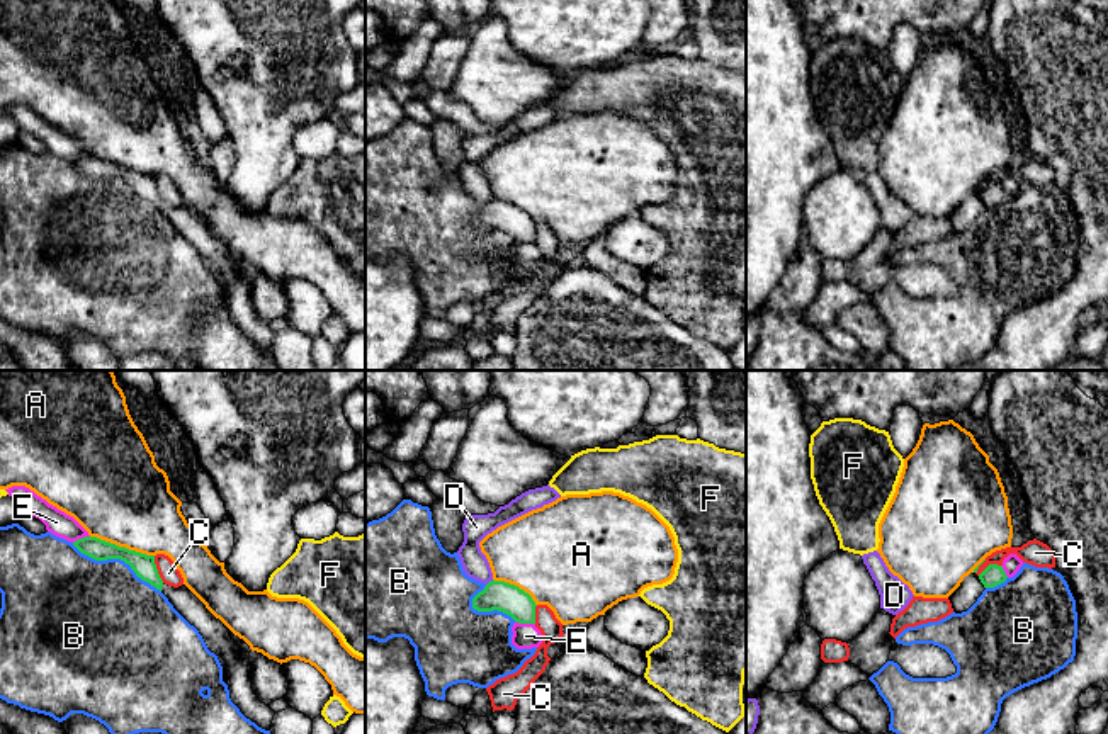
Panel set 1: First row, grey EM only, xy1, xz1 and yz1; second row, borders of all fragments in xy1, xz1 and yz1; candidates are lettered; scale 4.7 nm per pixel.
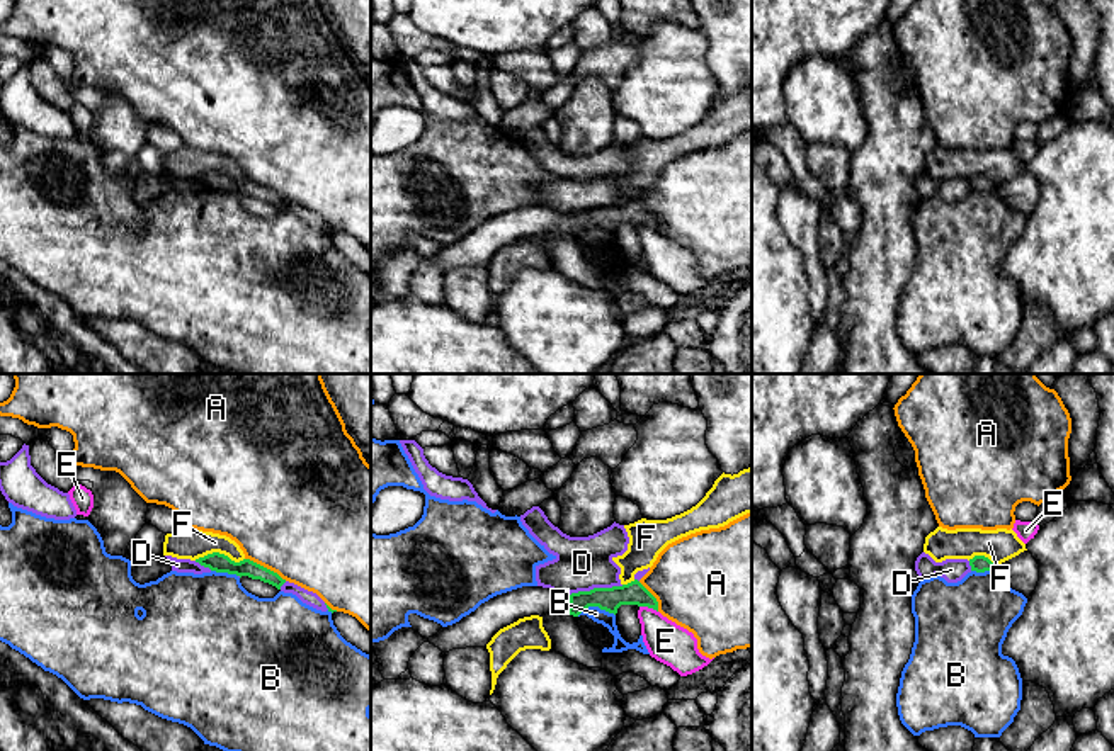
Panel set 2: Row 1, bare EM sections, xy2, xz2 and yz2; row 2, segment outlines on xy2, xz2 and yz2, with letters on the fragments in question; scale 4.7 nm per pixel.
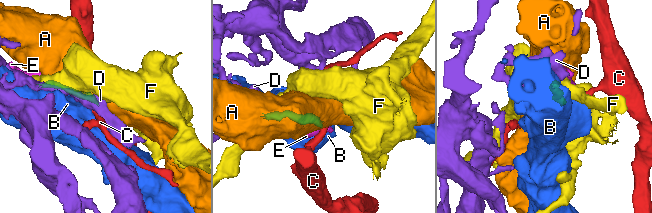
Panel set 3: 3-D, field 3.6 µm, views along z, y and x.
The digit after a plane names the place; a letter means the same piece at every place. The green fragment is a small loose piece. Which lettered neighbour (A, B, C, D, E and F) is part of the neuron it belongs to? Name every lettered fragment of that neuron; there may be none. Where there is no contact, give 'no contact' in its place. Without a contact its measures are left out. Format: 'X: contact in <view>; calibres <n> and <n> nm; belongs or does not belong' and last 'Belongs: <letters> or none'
A: contact in xy1; calibres 110 and 460 nm; does not belong
B: contact in xy1; calibres 110 and 440 nm; does not belong
C: contact in yz1; calibres 100 and 120 nm; does not belong
D: contact in xz2; calibres 110 and 260 nm; does not belong
E: contact in xz1; calibres 140 and 130 nm; does not belong
F: contact in xy2; calibres 90 and 150 nm; does not belong
Belongs: none

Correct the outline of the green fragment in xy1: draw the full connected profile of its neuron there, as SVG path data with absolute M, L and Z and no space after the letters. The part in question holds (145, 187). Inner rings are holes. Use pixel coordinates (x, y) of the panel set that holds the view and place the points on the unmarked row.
M83 156L73 165L95 180L121 178L138 197L160 209L173 228L202 255L207 268L226 280L228 309L231 321L258 347L270 350L275 331L262 323L250 301L250 272L245 272L229 255L229 248L216 238L206 224L185 206L168 206L161 200L155 175L146 175L97 156Z

